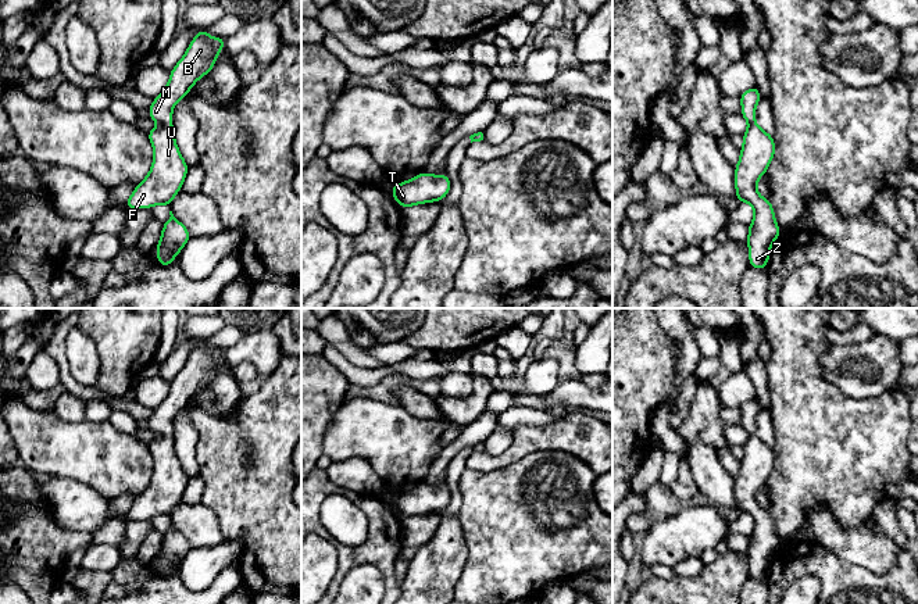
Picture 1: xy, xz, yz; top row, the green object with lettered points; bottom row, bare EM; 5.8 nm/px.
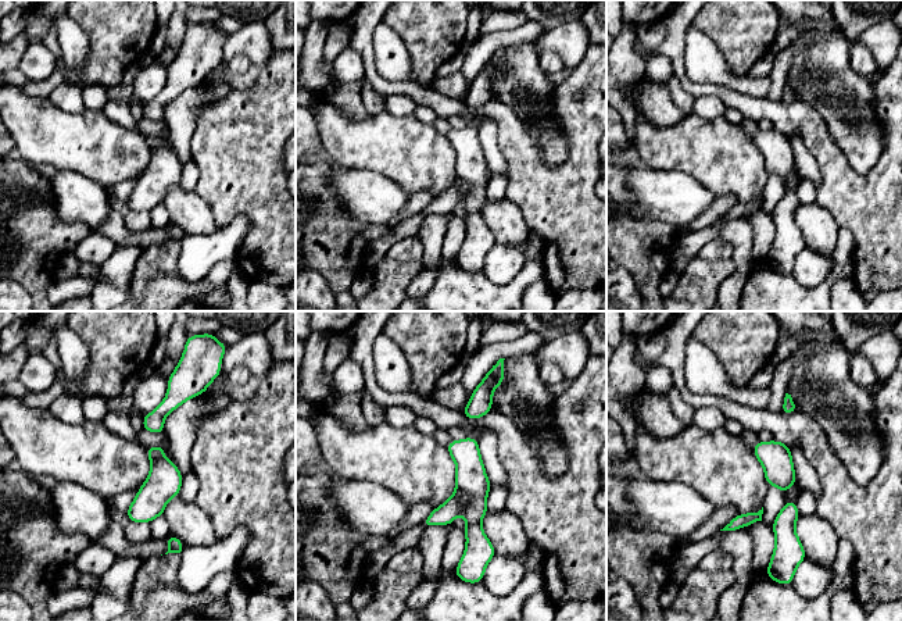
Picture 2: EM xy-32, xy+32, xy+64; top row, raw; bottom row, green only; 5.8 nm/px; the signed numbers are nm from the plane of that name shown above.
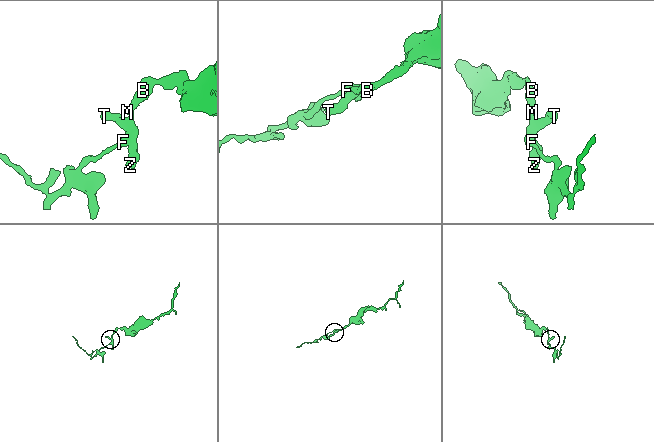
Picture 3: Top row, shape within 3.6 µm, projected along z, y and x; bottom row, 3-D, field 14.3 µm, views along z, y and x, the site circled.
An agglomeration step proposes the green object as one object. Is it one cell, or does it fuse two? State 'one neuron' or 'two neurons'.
one neuron

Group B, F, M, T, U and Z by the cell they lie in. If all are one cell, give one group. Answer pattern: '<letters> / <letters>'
B F M T U Z

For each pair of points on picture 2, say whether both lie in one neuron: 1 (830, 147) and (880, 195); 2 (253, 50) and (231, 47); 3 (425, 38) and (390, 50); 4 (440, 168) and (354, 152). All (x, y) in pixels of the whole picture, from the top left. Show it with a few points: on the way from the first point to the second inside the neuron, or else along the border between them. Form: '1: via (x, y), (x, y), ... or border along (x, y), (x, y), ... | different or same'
1: via (833, 163), (865, 195) | same
2: via (247, 47), (236, 47) | same
3: border along (382, 21), (401, 39), (408, 54), (412, 77) | different
4: via (419, 159), (410, 152), (375, 152) | same

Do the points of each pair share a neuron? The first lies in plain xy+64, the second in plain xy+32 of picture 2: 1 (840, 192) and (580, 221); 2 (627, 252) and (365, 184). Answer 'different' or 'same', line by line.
1: same
2: different

